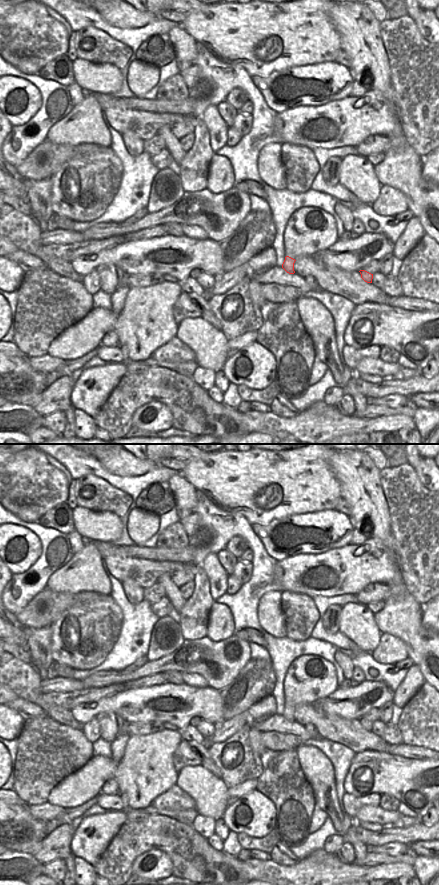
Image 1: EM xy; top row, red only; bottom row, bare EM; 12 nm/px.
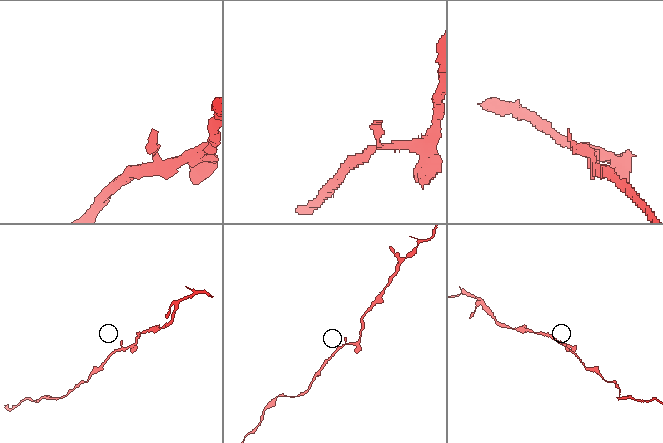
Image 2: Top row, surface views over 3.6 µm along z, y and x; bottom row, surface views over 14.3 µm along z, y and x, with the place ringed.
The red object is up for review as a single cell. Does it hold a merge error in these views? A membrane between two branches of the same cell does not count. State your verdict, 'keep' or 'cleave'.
keep

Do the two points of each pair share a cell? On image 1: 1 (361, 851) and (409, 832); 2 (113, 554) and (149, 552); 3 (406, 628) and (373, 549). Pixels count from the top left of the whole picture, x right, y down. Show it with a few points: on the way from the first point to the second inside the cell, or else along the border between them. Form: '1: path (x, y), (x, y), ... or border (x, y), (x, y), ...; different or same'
1: border (352, 845), (356, 842), (362, 842), (366, 846); different
2: border (124, 546), (129, 555), (149, 559); different
3: border (399, 569), (387, 584); different

